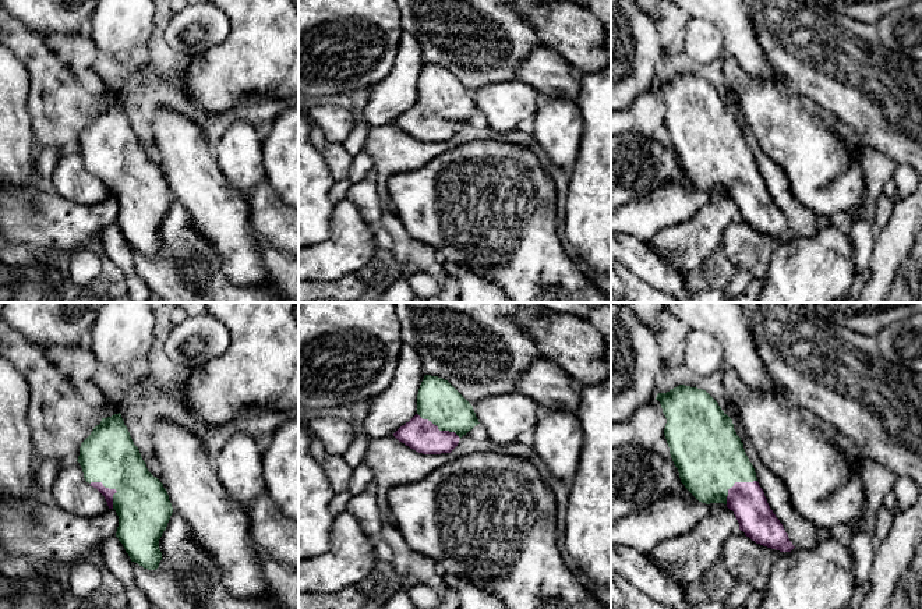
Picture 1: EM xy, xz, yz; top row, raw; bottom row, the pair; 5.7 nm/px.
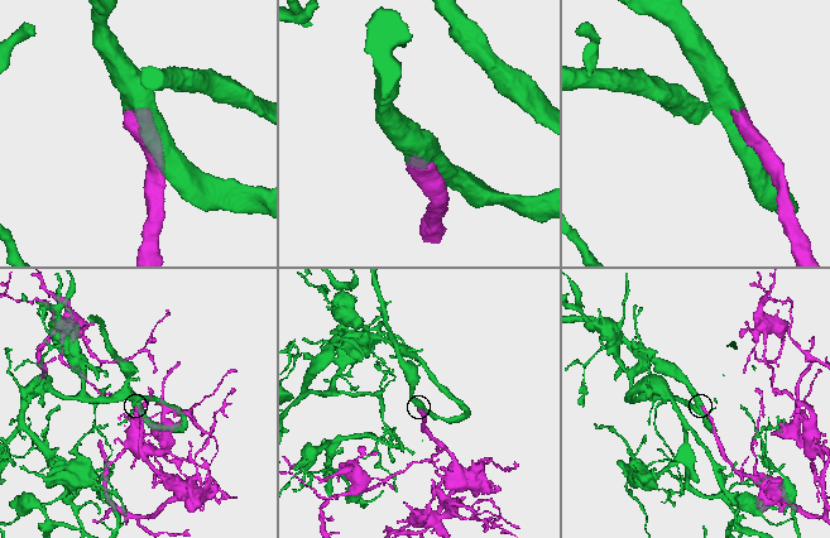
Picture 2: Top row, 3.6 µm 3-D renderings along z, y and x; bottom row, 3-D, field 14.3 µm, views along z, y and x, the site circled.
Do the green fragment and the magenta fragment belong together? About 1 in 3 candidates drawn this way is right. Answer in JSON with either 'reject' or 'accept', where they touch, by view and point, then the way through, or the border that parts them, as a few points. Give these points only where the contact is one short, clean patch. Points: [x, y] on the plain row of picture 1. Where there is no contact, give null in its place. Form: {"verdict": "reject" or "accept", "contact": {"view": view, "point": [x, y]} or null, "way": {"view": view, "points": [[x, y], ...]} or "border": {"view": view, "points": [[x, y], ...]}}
{"verdict": "accept", "contact": {"view": "xy", "point": [112, 176]}}

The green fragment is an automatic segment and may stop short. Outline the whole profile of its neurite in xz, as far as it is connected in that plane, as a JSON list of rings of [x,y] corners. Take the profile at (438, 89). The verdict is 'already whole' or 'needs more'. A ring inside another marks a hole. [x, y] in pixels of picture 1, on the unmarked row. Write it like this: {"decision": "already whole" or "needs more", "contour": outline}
{"decision": "needs more", "contour": [[[425,63],[417,82],[417,102],[393,124],[423,142],[451,141],[459,127],[478,111],[473,93],[448,68]]]}

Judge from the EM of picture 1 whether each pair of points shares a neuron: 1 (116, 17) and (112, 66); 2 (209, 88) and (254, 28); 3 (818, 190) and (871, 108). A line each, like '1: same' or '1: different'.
1: same
2: same
3: different

